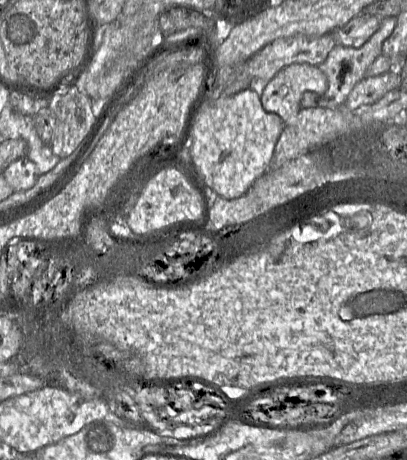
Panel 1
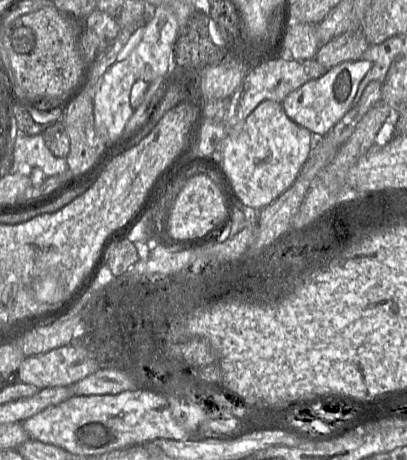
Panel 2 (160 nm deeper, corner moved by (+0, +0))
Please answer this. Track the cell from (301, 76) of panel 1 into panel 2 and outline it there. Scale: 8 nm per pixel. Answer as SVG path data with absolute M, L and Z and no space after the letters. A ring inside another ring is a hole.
M366 60L343 62L328 69L321 77L310 80L291 92L281 102L286 115L299 126L308 129L314 136L325 136L341 121L345 114L357 103L363 92L360 85L372 68Z

